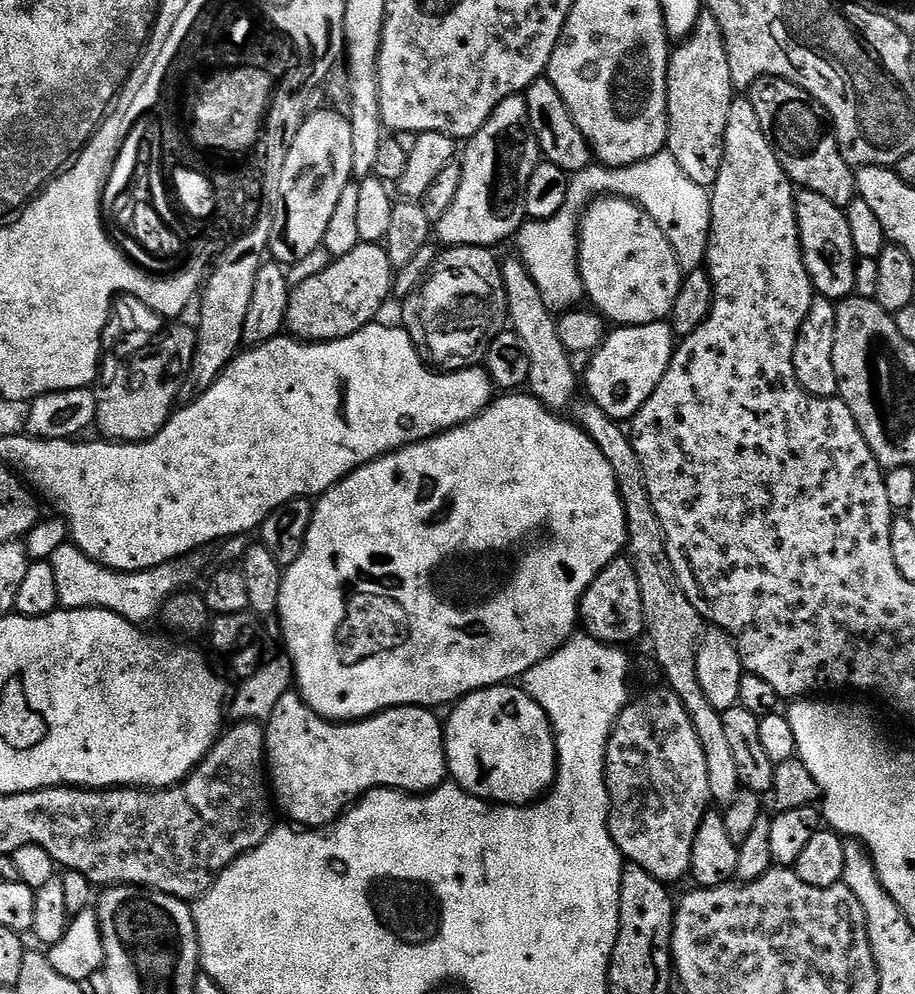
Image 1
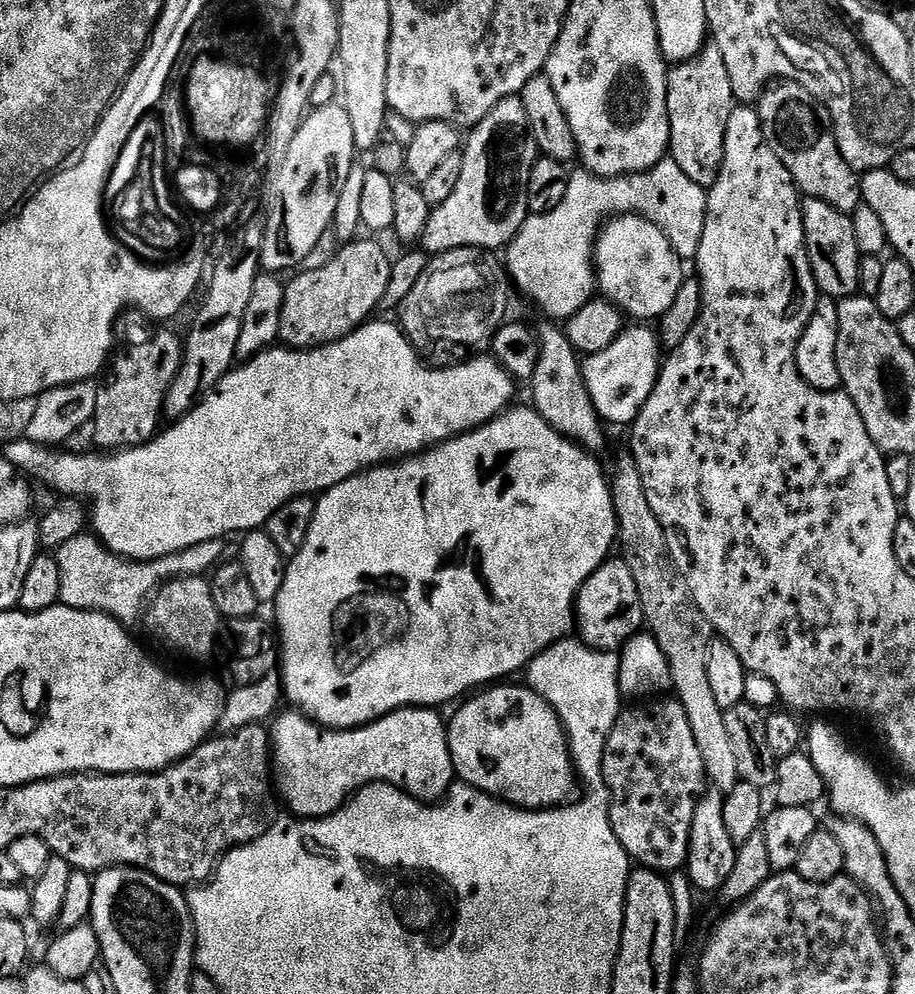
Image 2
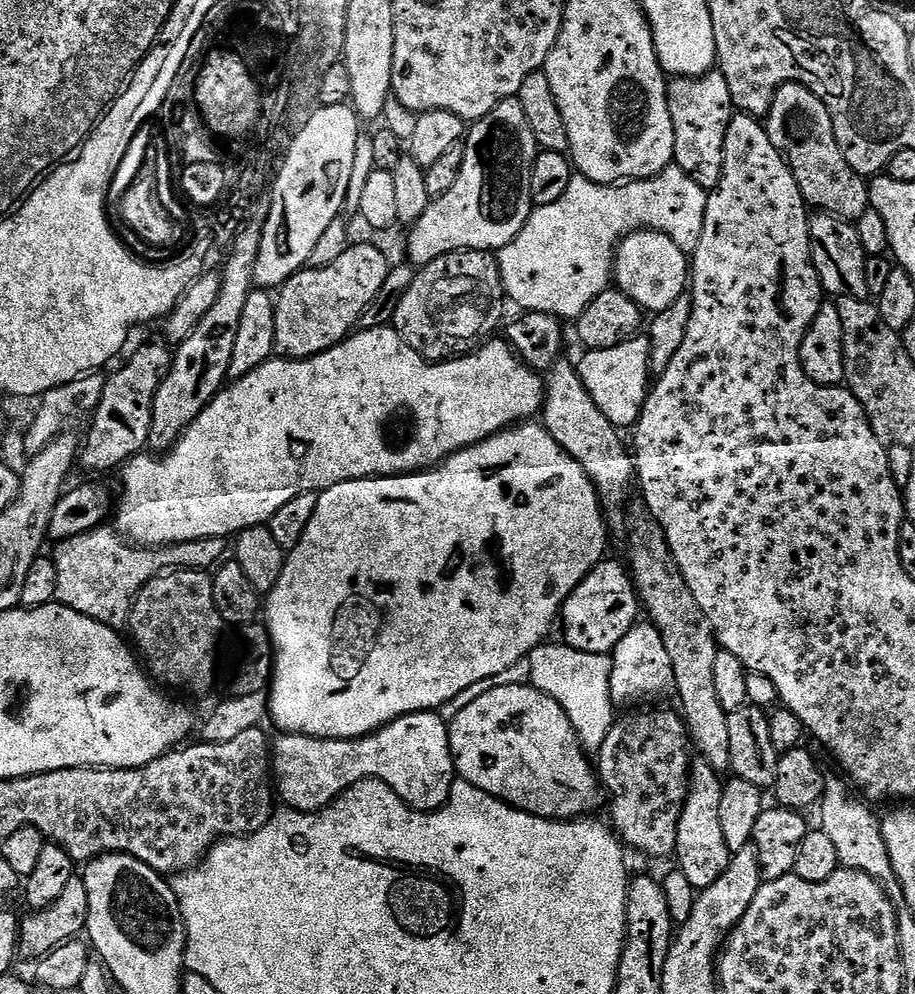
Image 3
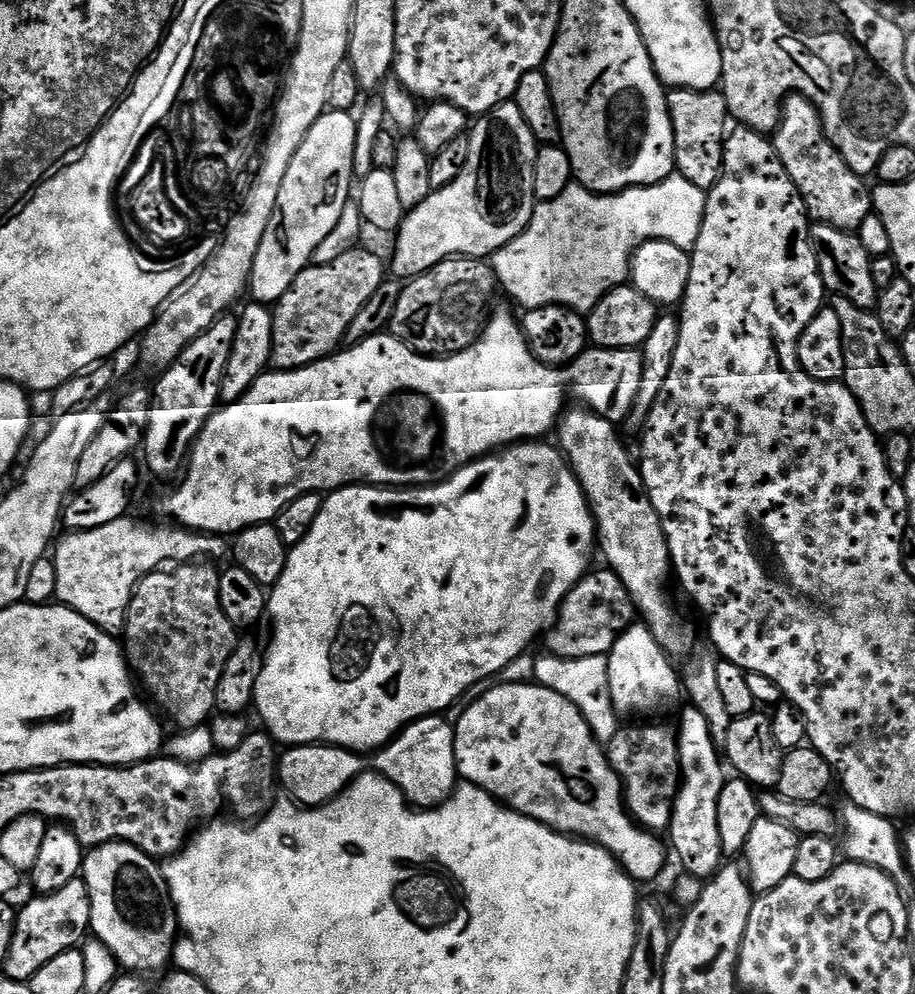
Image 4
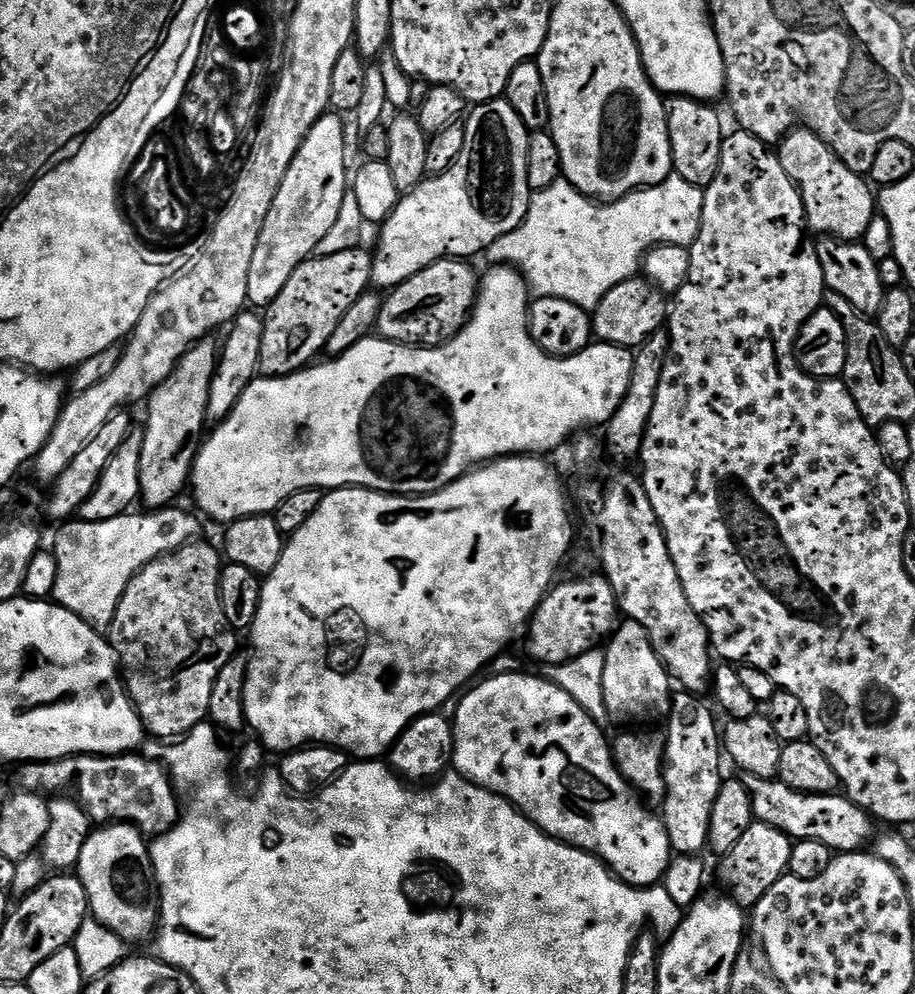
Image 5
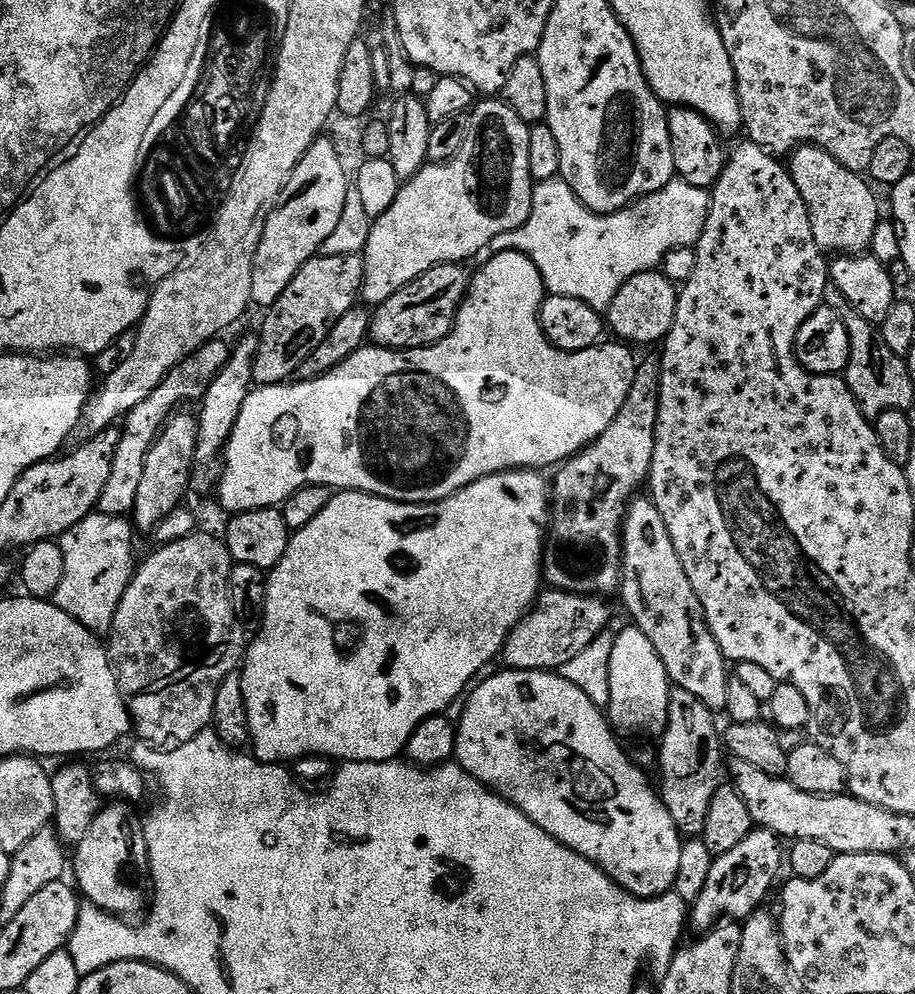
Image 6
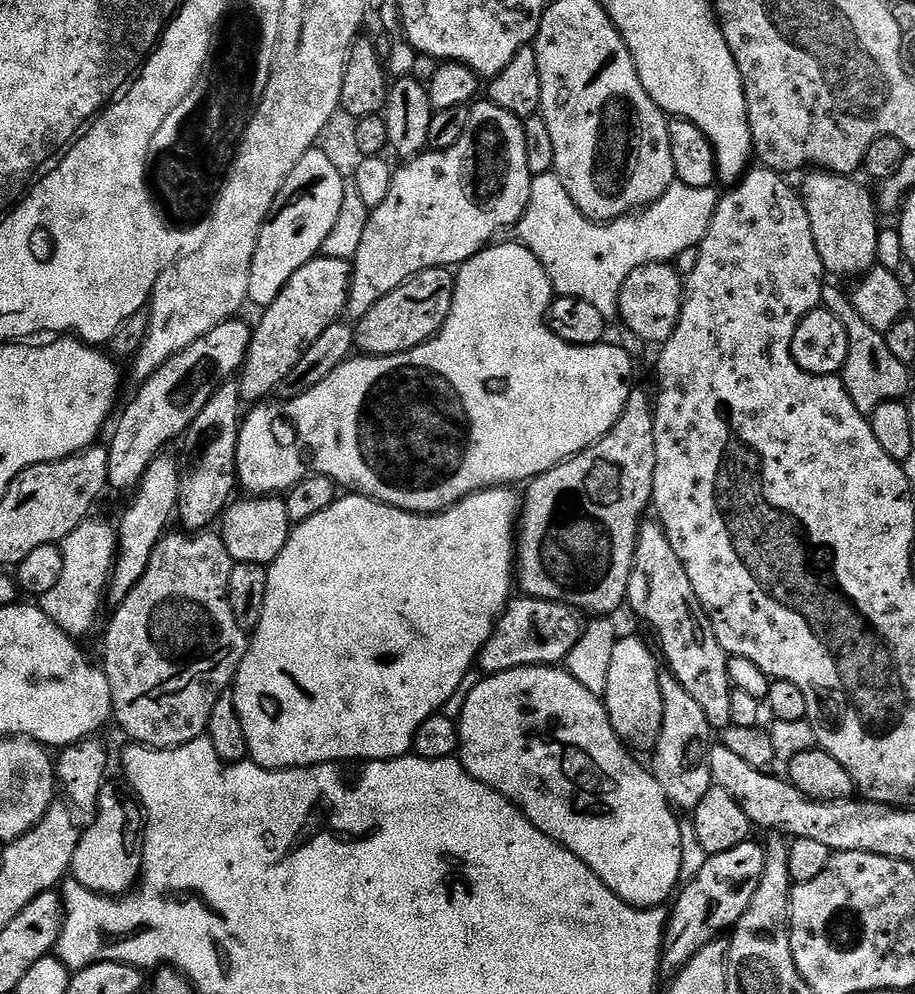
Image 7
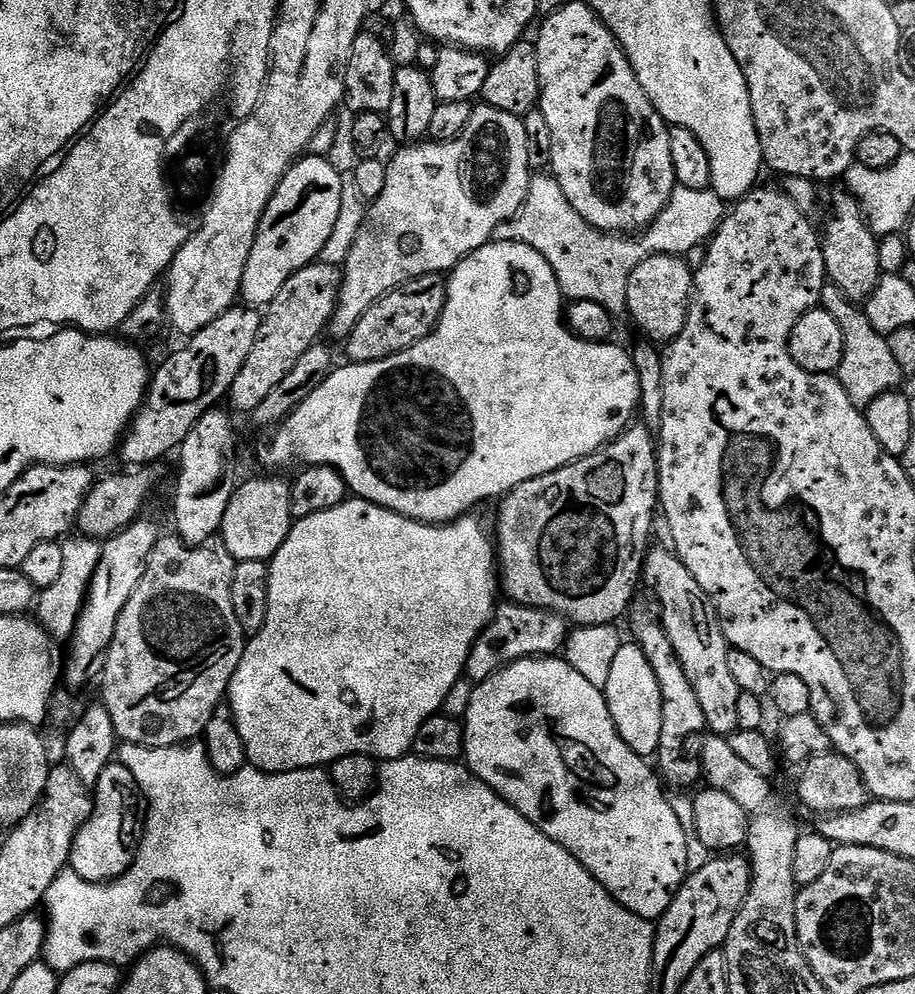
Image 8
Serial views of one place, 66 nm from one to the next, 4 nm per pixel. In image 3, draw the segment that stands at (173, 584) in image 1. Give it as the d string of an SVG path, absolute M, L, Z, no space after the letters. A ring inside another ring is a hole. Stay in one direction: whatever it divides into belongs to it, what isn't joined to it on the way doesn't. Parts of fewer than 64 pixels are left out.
M101 526L92 532L78 534L69 540L61 540L55 545L54 559L58 566L58 590L56 600L70 610L78 610L78 614L86 614L86 618L94 618L106 626L117 630L128 627L128 619L132 606L136 603L136 595L148 585L155 576L169 570L212 570L225 559L224 551L229 551L230 544L223 536L202 538L194 542L169 544L166 548L141 548L133 546L123 539L115 527Z

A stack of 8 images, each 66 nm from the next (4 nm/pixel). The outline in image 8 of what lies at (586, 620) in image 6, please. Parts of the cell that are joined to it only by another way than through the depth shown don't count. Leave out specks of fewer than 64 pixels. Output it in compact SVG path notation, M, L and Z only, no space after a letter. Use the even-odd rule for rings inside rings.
M511 602L501 603L484 632L474 642L470 658L464 667L464 676L472 679L473 685L477 685L499 672L505 664L529 660L532 656L557 655L568 640L569 631L569 621L557 612Z

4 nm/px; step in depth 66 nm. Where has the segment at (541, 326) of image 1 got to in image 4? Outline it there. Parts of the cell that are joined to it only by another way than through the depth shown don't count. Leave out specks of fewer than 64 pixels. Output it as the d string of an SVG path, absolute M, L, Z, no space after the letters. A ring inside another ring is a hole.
M569 407L561 415L554 436L560 439L558 447L564 453L572 471L580 479L584 496L592 510L592 518L596 521L598 548L599 551L604 551L604 560L608 563L605 565L619 578L622 586L626 586L639 619L647 624L662 650L672 658L687 657L697 647L696 632L692 629L691 622L684 620L683 614L672 605L672 596L668 593L668 576L670 580L670 573L673 571L672 555L668 553L662 522L650 502L650 494L644 485L637 461L633 453L631 456L627 446L620 441L620 436L616 433L617 425L613 421L599 416L587 407L575 407Z

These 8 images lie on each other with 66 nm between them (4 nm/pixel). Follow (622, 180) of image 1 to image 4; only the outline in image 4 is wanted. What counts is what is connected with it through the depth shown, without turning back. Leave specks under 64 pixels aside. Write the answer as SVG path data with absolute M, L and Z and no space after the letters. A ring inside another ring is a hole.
M679 174L667 176L662 182L644 188L627 188L624 192L601 194L572 183L553 200L541 200L536 205L530 222L506 246L490 257L492 271L499 287L504 288L521 304L521 309L541 308L560 304L573 312L587 314L603 296L619 288L629 279L632 253L647 240L665 240L679 248L690 250L698 242L706 210L705 189L694 186Z

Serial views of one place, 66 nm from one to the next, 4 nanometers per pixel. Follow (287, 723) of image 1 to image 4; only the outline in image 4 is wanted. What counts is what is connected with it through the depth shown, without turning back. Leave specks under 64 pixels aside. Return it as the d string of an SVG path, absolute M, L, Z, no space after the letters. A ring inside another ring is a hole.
M437 714L412 721L371 757L371 767L394 782L409 805L420 810L439 808L452 795L458 783L454 754L456 729L444 719L443 715ZM297 744L289 747L288 752L278 760L278 784L281 789L289 792L295 803L316 808L327 800L343 792L361 772L365 771L365 757L353 752L350 748L338 748L335 744Z

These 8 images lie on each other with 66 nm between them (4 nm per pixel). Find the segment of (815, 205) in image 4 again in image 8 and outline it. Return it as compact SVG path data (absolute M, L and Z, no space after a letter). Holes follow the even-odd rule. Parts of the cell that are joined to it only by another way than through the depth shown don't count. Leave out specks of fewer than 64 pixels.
M841 190L832 200L832 213L828 216L829 224L822 228L822 243L824 246L824 271L827 279L846 298L853 302L863 302L874 294L881 278L878 250L880 241L875 232L864 219L856 197L847 190Z

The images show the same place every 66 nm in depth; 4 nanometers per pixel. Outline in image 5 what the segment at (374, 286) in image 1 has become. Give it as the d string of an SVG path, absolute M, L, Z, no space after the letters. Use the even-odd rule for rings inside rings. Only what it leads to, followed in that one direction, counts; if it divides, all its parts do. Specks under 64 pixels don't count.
M362 247L351 248L342 250L342 254L313 255L296 267L294 274L290 274L290 282L282 286L282 294L278 294L278 298L274 298L274 302L268 305L263 313L264 334L260 372L265 377L288 376L291 372L301 371L319 357L316 355L324 352L326 342L330 342L330 336L334 334L350 306L358 302L363 292L369 291L372 284L372 257L373 253Z

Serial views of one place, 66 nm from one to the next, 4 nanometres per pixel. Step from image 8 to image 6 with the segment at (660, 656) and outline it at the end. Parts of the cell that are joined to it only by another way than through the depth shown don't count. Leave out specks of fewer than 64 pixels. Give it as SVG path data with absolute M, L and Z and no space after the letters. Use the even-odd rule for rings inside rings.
M673 687L668 703L668 725L660 744L659 791L670 818L685 837L699 837L704 830L706 810L710 810L710 798L714 798L720 776L720 752L722 756L722 732L716 729L717 717L698 698L686 694L686 690Z

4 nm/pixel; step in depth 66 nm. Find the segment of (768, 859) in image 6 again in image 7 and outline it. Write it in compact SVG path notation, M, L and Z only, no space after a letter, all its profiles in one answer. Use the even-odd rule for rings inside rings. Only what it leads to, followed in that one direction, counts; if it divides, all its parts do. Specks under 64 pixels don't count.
M749 839L734 846L734 850L726 850L726 854L707 857L696 877L679 889L664 930L664 944L660 947L660 971L665 977L677 976L698 950L735 928L754 898L758 882L762 882L765 855L765 845Z

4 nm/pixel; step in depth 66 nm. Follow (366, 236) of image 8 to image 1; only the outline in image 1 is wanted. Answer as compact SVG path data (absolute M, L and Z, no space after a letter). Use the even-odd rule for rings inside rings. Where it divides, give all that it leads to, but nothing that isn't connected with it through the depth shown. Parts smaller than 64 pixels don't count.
M517 94L503 100L494 110L494 114L490 114L486 126L482 126L482 130L478 130L478 134L474 134L472 139L467 141L465 148L468 149L466 149L465 152L463 149L462 152L464 169L462 170L462 186L458 186L458 198L454 198L454 206L450 206L450 210L446 210L446 214L442 214L442 218L435 221L434 236L441 245L444 243L444 246L459 246L461 244L497 246L496 244L502 243L507 236L509 236L509 238L515 237L517 233L519 233L520 227L525 224L524 203L526 202L526 182L530 182L530 174L534 174L534 166L541 163L542 160L538 142L530 130L530 114L526 114L526 102L524 101L523 95Z

